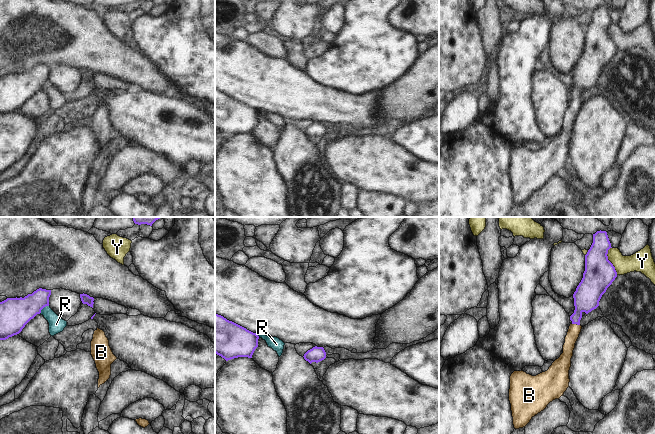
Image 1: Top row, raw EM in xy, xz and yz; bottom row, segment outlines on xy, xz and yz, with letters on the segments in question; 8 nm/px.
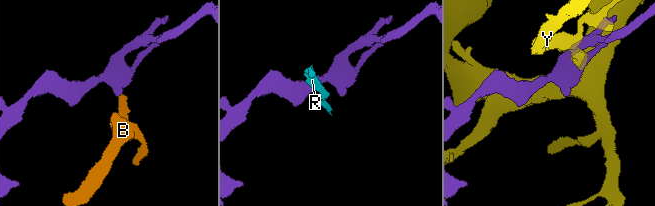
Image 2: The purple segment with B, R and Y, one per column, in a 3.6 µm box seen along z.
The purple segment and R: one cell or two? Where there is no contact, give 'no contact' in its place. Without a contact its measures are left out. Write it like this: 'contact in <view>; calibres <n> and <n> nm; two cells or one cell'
contact in xy; calibres 240 and 130 nm; two cells

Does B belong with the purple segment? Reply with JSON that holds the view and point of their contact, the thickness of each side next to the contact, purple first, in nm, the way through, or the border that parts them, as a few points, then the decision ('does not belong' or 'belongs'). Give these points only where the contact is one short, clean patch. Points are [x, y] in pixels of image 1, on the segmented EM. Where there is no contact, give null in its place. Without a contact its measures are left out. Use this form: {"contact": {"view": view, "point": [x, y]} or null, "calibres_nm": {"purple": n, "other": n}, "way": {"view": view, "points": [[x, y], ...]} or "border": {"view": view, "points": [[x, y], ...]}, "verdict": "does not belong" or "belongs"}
{"contact": {"view": "yz", "point": [576, 323]}, "calibres_nm": {"purple": 200, "other": 100}, "way": {"view": "yz", "points": [[586, 297], [578, 310], [576, 323], [574, 330]]}, "verdict": "belongs"}

